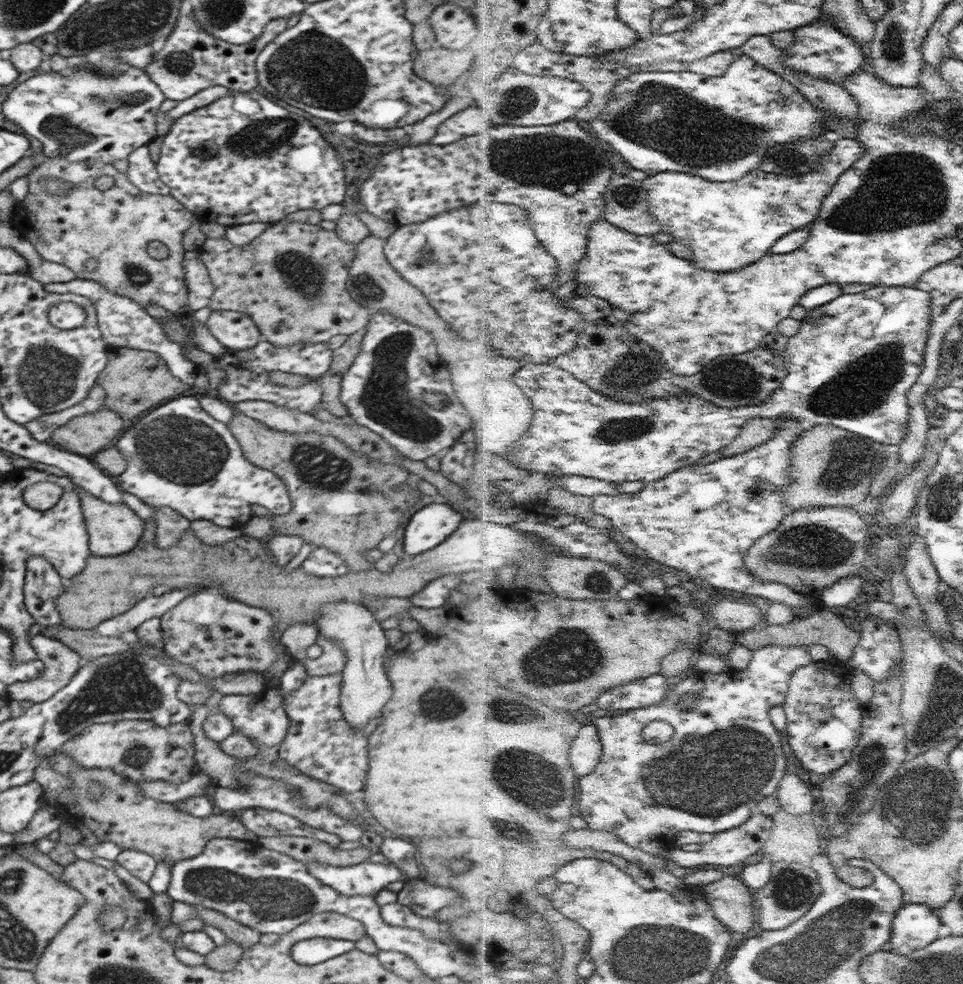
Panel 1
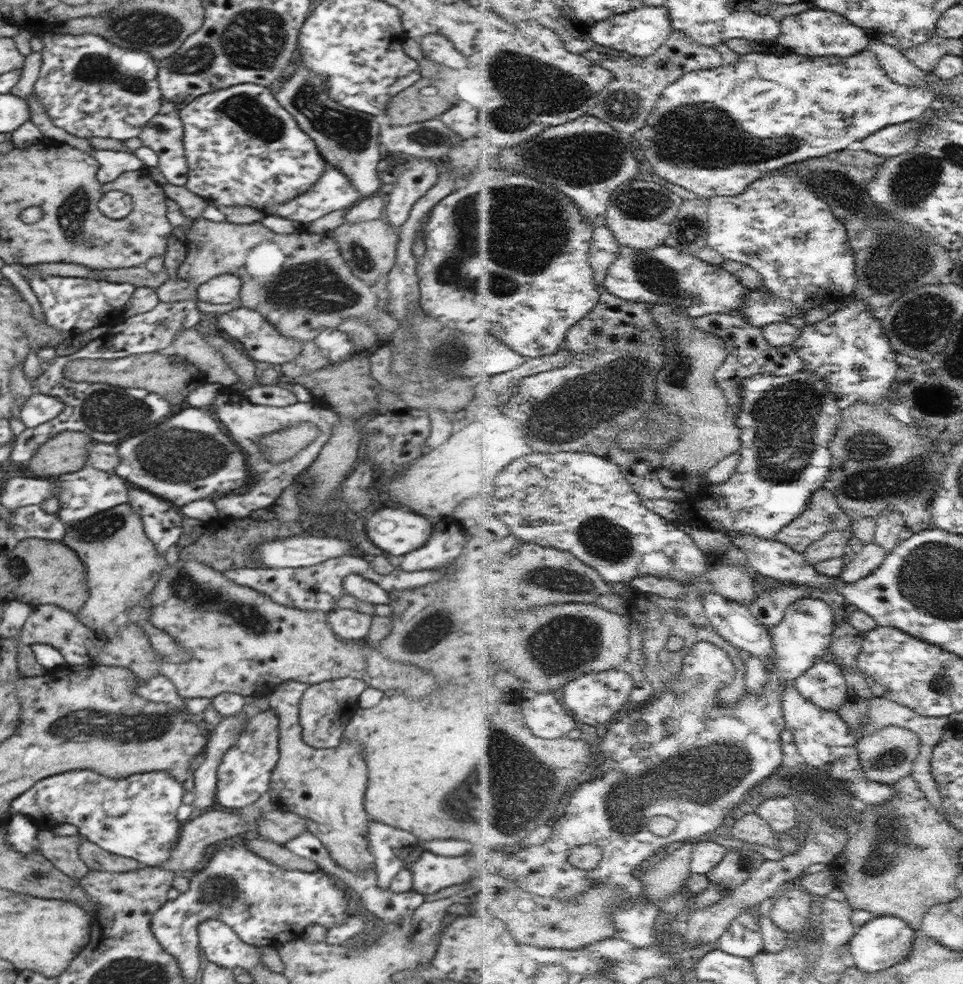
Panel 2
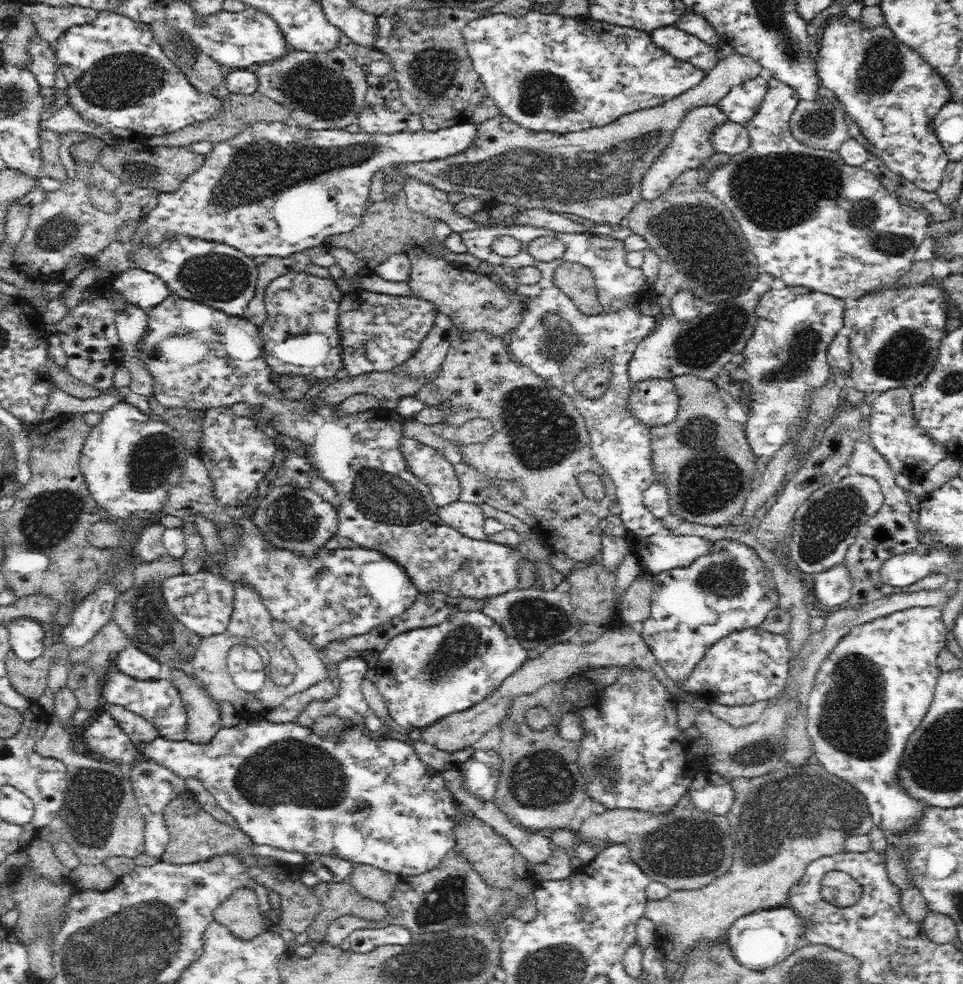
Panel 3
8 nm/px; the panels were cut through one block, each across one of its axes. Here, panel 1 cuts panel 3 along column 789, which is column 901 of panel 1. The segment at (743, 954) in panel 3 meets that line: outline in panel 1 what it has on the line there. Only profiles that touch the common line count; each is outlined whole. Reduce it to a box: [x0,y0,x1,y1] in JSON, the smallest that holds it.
[888,904,941,956]

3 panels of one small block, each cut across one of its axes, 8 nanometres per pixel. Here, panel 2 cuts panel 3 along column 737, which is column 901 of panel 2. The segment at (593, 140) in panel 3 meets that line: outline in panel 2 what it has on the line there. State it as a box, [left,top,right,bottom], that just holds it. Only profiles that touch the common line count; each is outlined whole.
[870,41,929,86]

